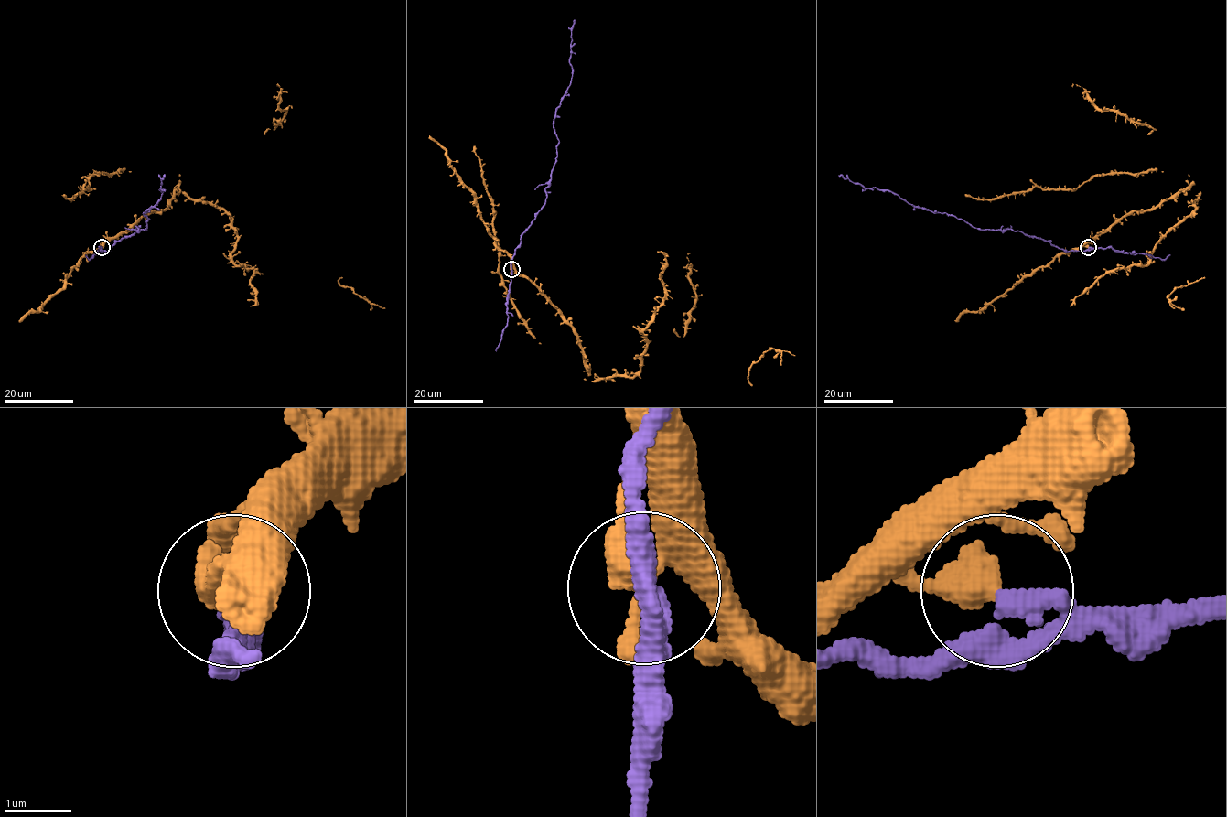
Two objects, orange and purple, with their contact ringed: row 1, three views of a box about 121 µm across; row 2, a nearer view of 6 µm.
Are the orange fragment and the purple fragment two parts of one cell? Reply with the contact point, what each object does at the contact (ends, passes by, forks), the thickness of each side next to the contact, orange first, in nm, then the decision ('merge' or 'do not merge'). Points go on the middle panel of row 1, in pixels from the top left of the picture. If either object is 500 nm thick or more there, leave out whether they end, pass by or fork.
place (511, 269); calibres 500 and 240 nm; do not merge

